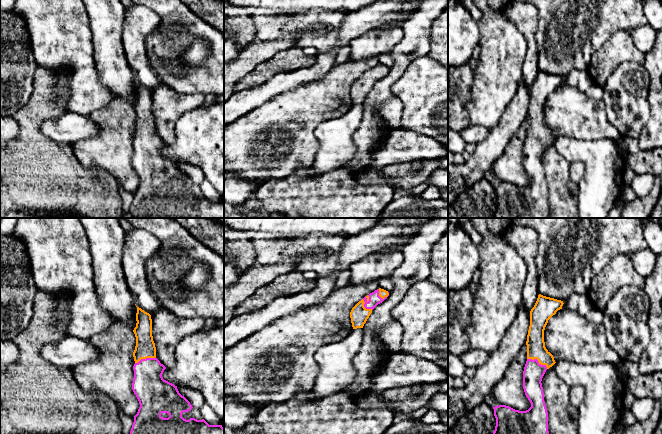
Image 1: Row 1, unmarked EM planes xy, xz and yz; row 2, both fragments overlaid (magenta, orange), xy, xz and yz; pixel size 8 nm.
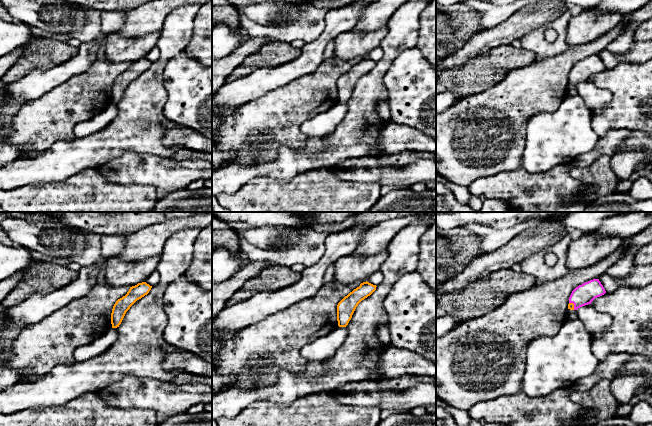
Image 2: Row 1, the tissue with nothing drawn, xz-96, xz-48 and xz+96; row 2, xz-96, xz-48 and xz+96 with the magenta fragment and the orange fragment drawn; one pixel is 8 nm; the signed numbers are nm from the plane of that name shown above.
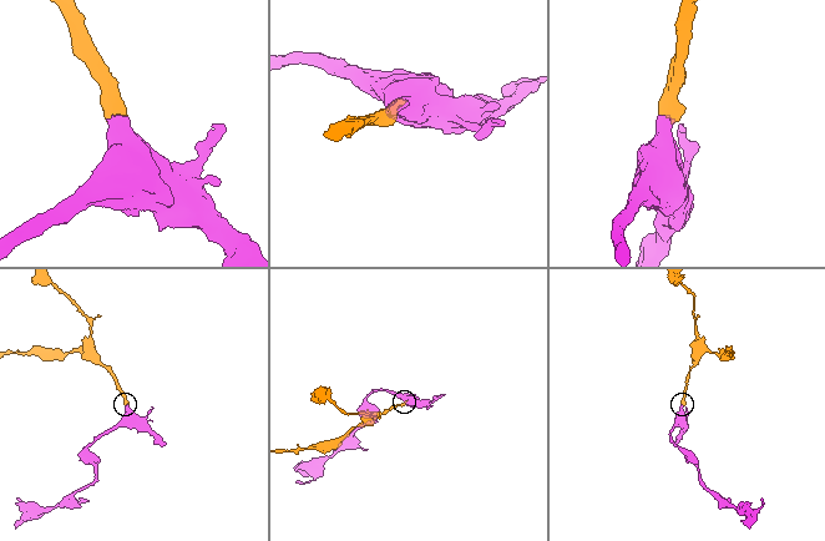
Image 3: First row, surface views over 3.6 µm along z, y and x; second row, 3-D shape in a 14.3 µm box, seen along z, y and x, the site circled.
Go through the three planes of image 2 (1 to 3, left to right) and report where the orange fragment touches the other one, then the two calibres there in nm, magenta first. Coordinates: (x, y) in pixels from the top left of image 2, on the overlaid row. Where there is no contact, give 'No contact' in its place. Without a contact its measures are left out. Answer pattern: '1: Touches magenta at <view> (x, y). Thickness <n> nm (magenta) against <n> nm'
1: No contact
2: No contact
3: Touches magenta at xz+96 (574, 305). Thickness 170 nm (magenta) against 50 nm

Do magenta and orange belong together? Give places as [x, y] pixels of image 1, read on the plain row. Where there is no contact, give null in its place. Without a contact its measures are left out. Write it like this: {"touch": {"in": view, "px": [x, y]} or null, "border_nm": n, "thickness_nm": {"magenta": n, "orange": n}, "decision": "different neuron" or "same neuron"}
{"touch": {"in": "xz", "px": [364, 81]}, "border_nm": 130, "thickness_nm": {"magenta": 100, "orange": 150}, "decision": "same neuron"}

